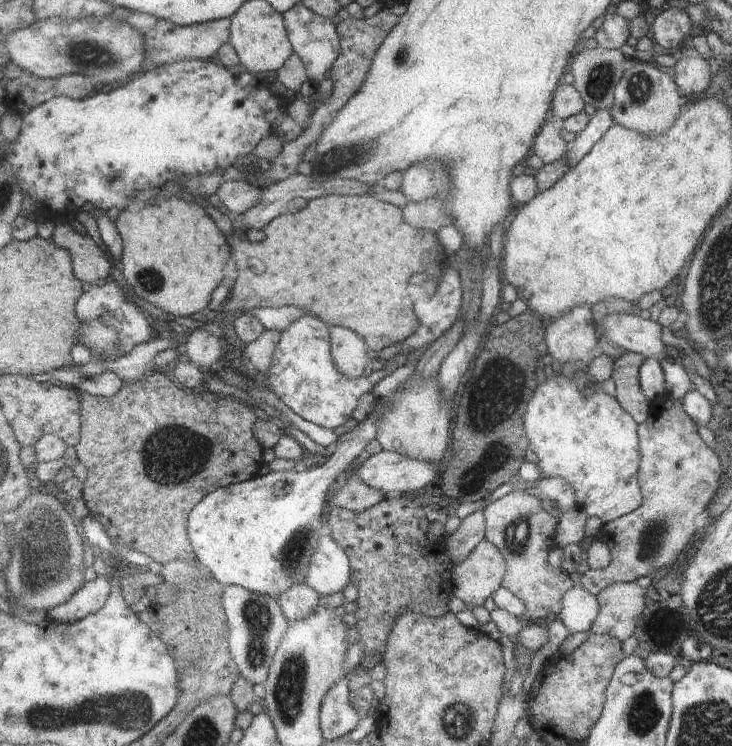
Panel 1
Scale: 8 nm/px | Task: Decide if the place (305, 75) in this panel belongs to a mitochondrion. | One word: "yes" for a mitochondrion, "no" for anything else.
no

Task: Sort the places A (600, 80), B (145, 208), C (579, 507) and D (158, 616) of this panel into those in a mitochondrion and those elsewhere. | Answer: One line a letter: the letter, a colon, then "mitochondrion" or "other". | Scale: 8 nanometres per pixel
A: mitochondrion
B: other
C: other
D: other

